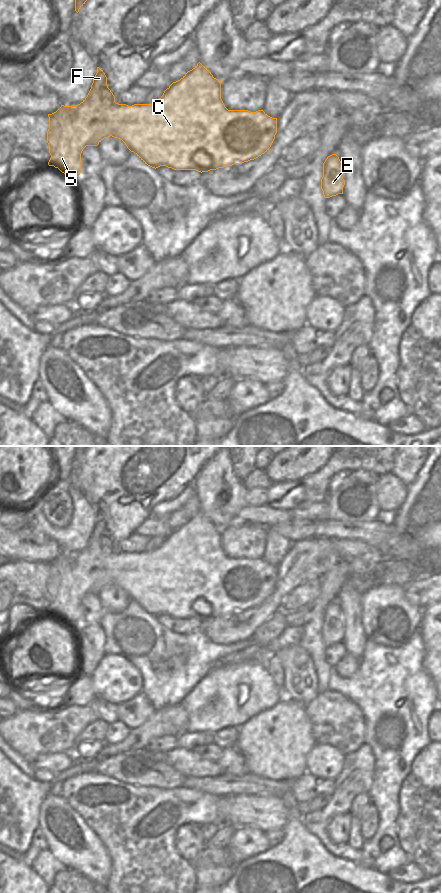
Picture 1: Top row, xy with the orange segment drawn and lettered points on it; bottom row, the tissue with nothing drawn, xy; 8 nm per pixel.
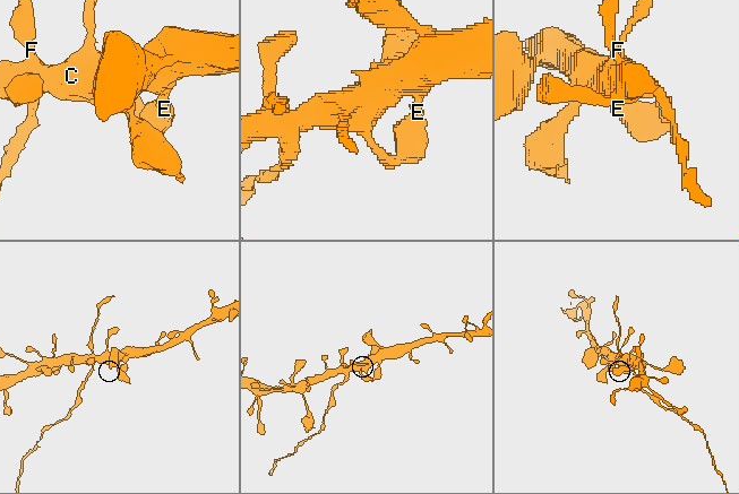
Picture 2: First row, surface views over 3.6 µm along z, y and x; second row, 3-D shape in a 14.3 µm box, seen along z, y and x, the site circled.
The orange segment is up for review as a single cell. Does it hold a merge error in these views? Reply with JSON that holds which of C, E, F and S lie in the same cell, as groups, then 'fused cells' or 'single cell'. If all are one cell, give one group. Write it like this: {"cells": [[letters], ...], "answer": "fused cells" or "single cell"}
{"cells": [["C", "E", "S"], ["F"]], "answer": "fused cells"}

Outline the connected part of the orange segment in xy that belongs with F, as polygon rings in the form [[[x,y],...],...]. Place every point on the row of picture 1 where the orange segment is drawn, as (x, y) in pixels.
[[[97,67],[97,73],[93,79],[91,88],[96,88],[101,92],[101,99],[104,102],[115,102],[115,96],[107,85],[107,77],[99,67]]]

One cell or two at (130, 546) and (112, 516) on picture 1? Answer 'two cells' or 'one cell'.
two cells

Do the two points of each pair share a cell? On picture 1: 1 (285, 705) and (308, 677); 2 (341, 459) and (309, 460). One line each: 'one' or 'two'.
1: two
2: two

